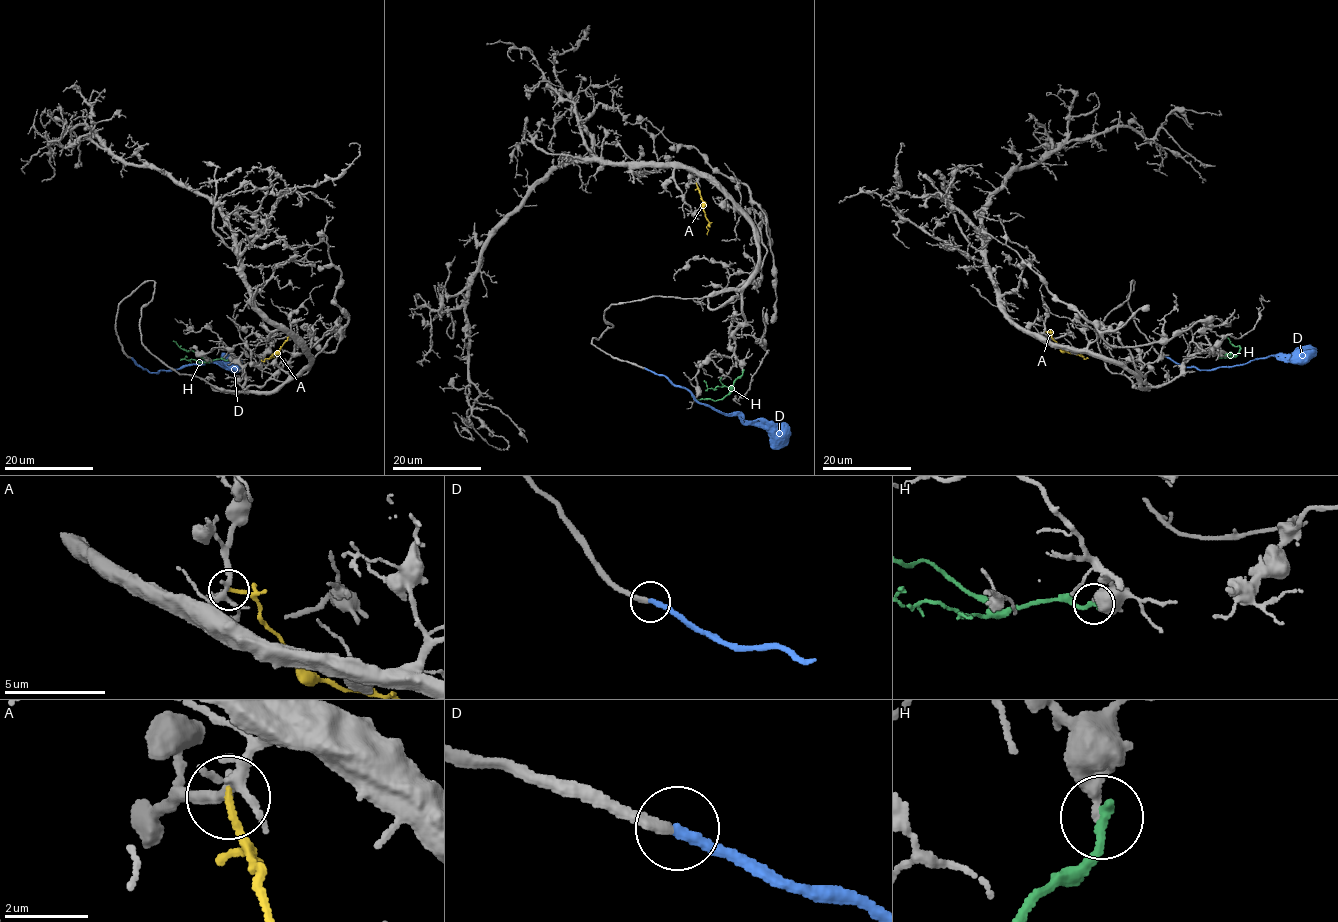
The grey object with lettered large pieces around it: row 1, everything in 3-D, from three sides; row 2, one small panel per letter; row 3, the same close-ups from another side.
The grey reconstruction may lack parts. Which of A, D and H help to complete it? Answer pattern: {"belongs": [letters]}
{"belongs": ["D"]}

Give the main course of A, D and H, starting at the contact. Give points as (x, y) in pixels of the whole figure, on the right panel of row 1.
A: (1045, 331), (1060, 348), (1088, 358)
D: (1166, 357), (1185, 367), (1215, 370), (1314, 349)
H: (1227, 354), (1237, 355), (1240, 345), (1232, 345), (1223, 337)

